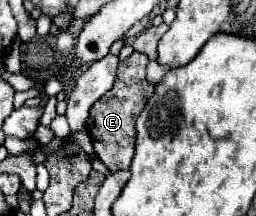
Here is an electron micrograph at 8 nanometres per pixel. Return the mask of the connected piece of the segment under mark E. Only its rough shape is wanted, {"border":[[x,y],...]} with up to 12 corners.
{"border":[[147,56],[119,62],[87,132],[109,170],[127,170],[135,120],[155,90]]}

